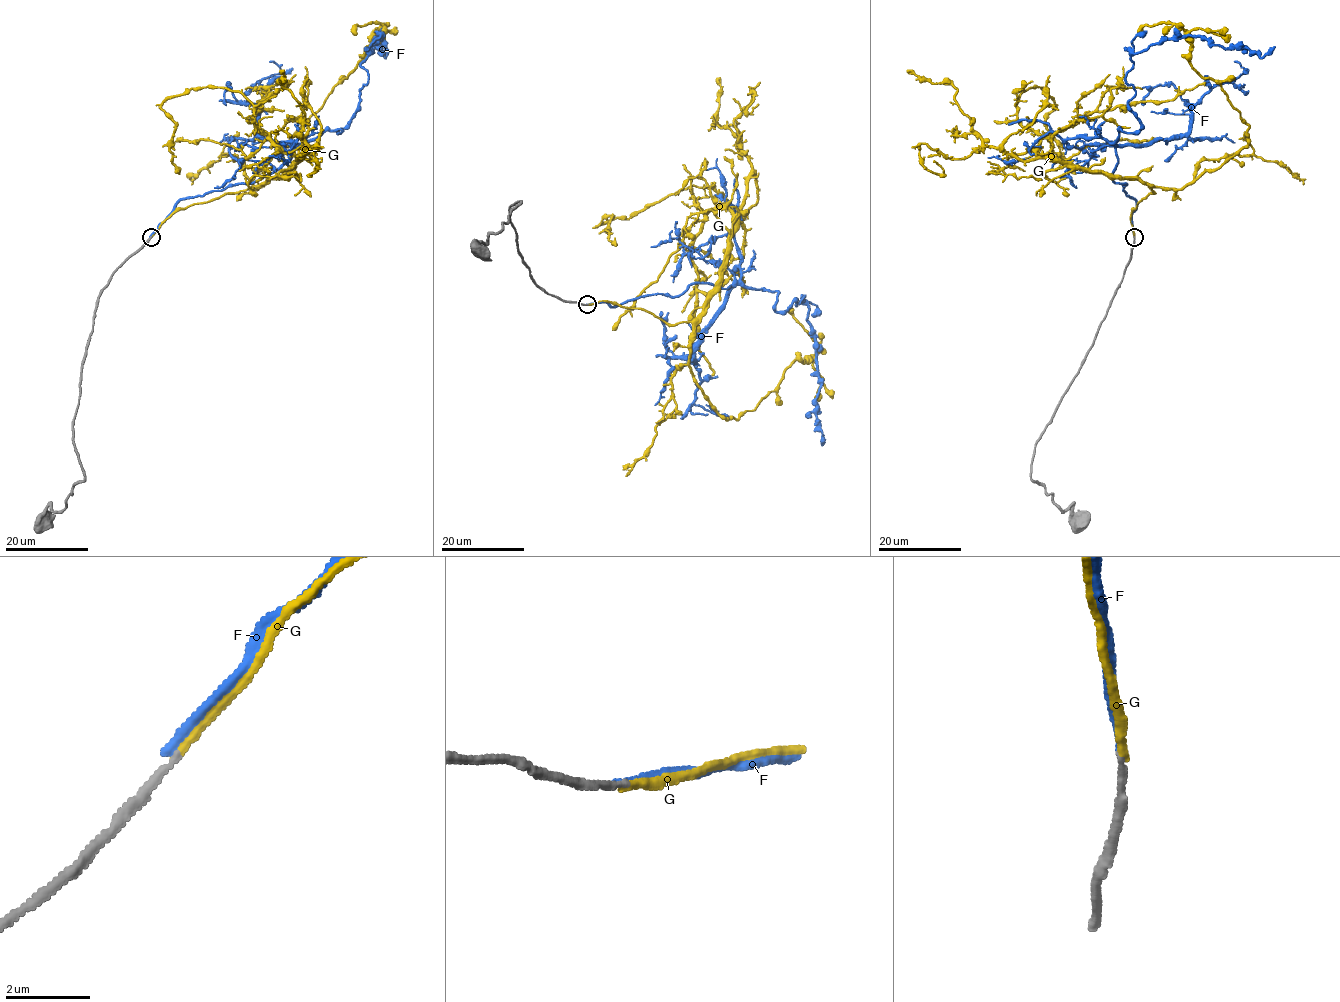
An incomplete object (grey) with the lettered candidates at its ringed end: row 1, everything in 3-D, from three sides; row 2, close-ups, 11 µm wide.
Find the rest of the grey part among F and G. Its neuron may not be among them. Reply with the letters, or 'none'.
G

